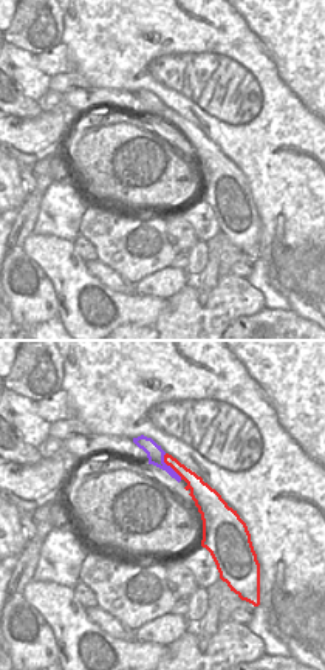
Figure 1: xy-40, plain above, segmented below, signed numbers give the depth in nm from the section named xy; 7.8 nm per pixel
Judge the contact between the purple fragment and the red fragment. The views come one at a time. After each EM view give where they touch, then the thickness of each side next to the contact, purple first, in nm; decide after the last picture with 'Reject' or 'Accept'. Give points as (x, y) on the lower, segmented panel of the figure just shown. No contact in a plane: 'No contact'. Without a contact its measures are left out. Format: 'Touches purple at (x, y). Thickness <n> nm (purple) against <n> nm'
Touches purple at (169, 466). Thickness 140 nm (purple) against 130 nm.

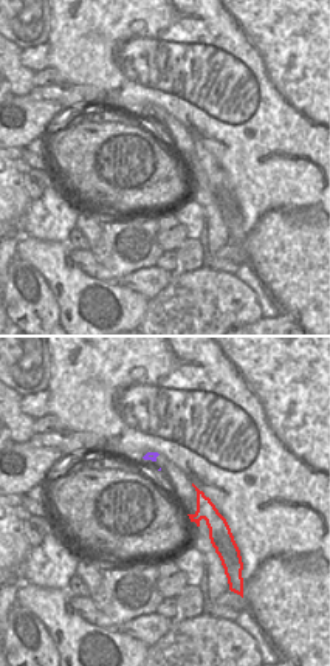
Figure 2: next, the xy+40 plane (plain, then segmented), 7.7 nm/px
No contact.

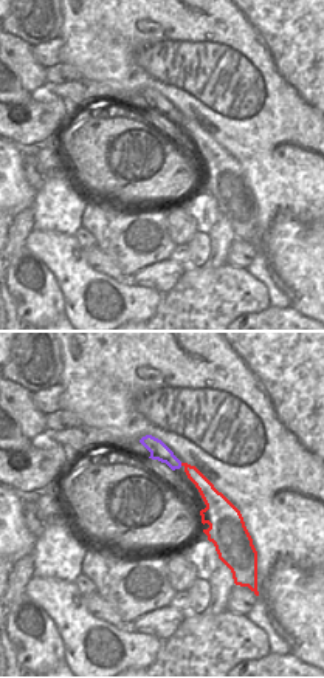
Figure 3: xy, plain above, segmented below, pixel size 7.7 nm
No contact.

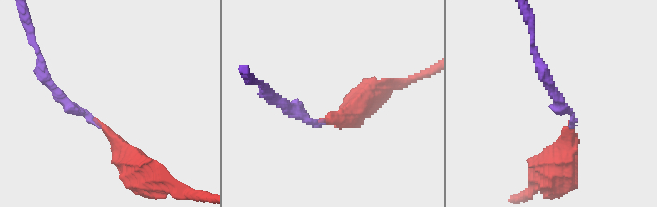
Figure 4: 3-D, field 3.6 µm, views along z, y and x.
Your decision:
Accept.

